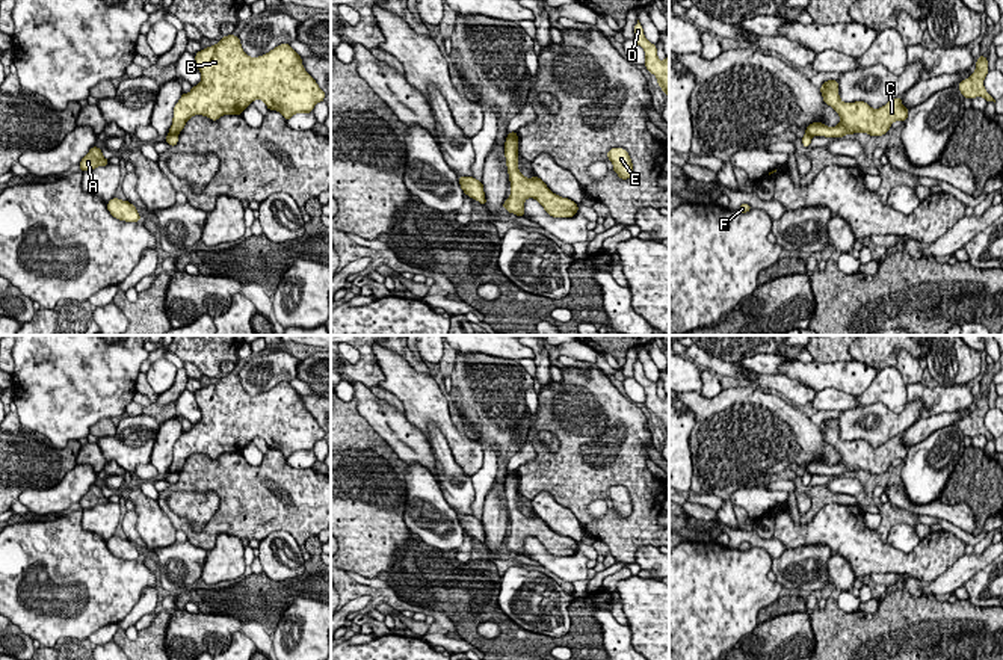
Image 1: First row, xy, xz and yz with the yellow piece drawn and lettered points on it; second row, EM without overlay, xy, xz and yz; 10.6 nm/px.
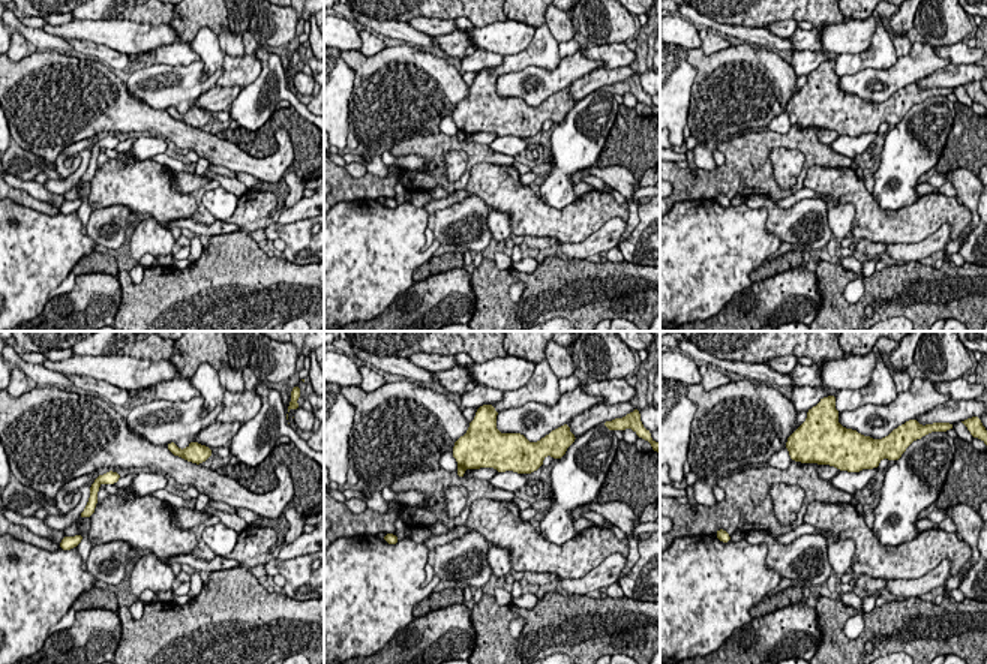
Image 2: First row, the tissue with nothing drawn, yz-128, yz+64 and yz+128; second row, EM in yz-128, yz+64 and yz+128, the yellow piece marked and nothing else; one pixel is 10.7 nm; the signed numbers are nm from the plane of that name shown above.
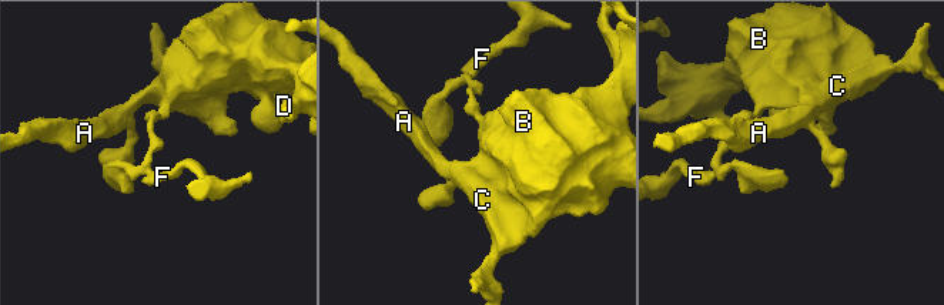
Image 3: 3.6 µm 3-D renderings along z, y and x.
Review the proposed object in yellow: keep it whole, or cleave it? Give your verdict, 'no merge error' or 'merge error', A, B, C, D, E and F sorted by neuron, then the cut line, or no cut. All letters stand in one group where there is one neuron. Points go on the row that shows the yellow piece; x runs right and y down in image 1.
merge error; A B C D E / F; cut in xy along (169, 133), (177, 135)

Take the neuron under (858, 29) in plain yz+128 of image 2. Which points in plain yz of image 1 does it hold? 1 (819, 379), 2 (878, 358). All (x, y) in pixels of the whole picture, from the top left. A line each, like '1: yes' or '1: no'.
1: yes
2: no

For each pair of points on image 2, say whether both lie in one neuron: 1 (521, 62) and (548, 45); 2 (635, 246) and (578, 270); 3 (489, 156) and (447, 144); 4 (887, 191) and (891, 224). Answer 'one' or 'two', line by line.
1: one
2: two
3: one
4: two

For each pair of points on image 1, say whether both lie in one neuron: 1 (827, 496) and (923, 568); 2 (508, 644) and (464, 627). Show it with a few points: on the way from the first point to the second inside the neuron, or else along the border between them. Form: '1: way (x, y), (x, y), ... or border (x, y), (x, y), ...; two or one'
1: border (857, 505), (827, 503), (807, 523); two
2: way (497, 644), (481, 644), (475, 638); one

